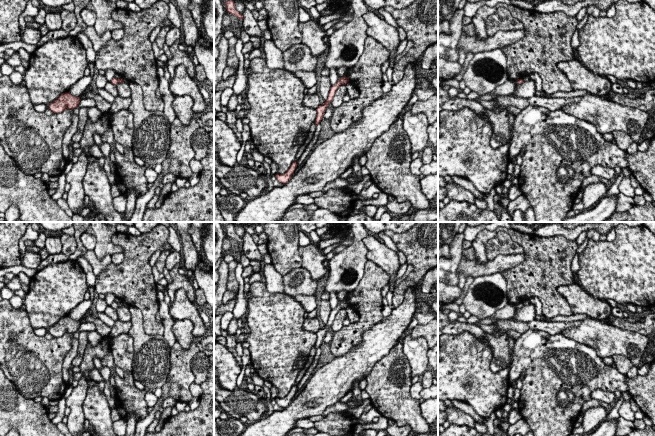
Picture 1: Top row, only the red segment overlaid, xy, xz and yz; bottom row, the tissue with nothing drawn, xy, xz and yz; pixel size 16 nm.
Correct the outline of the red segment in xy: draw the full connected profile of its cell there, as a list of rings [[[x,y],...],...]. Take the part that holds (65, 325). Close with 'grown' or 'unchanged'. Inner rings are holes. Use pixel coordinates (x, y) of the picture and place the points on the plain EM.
[[[65,316],[49,328],[49,333],[53,337],[61,337],[66,333],[73,334],[78,331],[80,325],[80,321],[76,321],[71,319],[69,316]]]; unchanged

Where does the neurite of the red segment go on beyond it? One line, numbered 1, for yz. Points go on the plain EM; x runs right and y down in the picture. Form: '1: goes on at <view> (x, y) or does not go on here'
1: does not go on here

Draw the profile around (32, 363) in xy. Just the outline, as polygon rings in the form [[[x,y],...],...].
[[[9,300],[0,301],[0,369],[26,399],[47,397],[49,400],[59,400],[64,397],[67,386],[63,380],[62,366],[65,356],[72,349],[72,336],[71,333],[52,339],[37,336],[26,310],[13,308]]]

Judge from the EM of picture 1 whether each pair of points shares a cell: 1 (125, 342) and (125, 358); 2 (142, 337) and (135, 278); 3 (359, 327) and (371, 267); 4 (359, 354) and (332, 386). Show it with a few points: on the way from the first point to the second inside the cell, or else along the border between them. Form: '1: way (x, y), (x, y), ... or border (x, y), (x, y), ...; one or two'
1: way (125, 346), (125, 354); one
2: border (130, 305), (140, 310), (142, 327), (145, 332); two
3: way (368, 312), (368, 290), (371, 282); one
4: way (354, 362), (338, 378); one

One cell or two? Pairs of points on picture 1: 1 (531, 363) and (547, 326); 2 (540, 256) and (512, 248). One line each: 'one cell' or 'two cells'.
1: two cells
2: two cells

